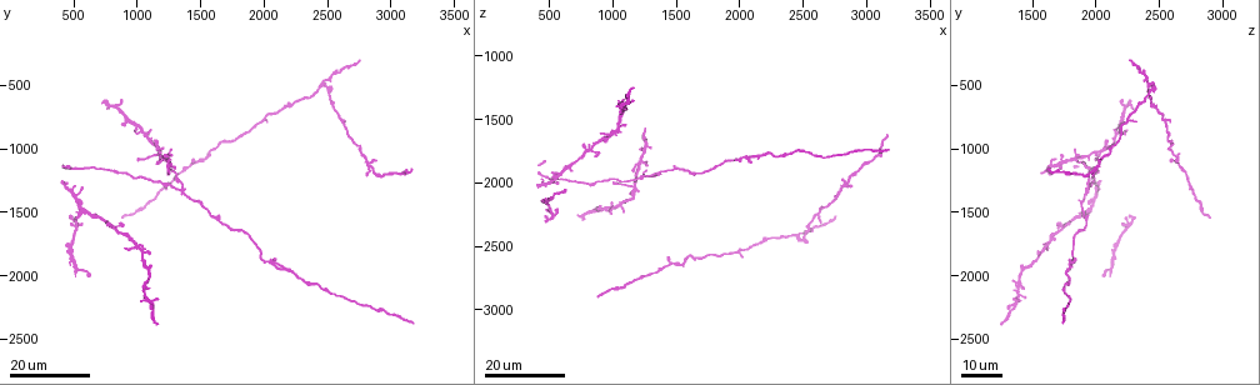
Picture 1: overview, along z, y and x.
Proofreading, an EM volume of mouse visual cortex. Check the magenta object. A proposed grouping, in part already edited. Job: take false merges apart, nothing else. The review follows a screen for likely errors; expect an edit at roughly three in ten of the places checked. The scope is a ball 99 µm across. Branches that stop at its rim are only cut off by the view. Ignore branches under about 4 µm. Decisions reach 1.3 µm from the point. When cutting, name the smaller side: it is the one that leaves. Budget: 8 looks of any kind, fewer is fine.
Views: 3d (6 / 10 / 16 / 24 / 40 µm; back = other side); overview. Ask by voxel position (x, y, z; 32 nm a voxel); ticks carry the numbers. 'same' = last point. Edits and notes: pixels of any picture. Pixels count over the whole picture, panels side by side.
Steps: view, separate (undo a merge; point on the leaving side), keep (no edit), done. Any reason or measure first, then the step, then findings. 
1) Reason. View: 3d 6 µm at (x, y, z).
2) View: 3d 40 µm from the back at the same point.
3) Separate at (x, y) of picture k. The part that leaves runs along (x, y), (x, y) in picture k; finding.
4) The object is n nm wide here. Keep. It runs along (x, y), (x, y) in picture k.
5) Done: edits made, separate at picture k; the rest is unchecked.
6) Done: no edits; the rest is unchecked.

Calibre changes. View: 3d 24 µm at (2020, 1880, 1800).

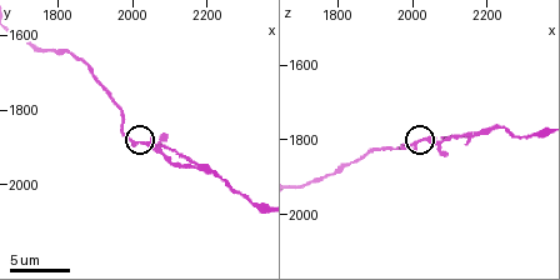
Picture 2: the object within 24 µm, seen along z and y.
View: 3d 6 µm at (2010, 1880, 1810).

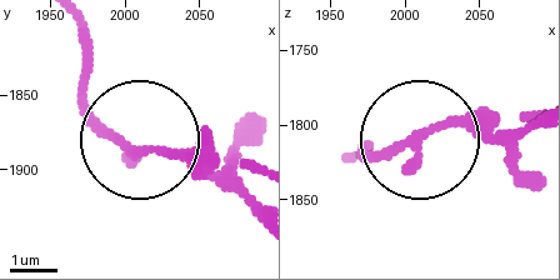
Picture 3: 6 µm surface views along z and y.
3 arms meet here. Keep. It runs along (79, 26), (86, 98), (119, 134), (214, 161), (246, 189) in picture 3; continuous, no second neuron.

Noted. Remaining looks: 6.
Four arms meet. View: 3d 16 µm at (1340, 1300, 1940).

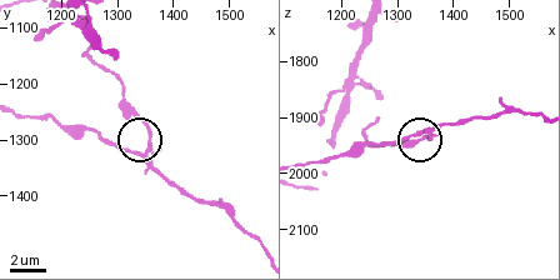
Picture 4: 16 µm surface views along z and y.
View: 3d 6 µm at (1345, 1330, 1925).

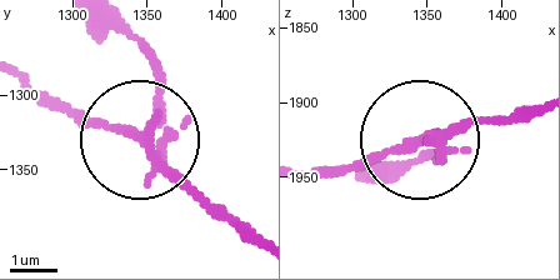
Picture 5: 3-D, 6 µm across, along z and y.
The object is 210 nm wide here. Separate at (159, 91) of picture 5. The part that leaves runs along (156, 163), (156, 71), (133, 23) in picture 5; two neurons meet here.

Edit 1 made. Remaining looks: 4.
View: overview.

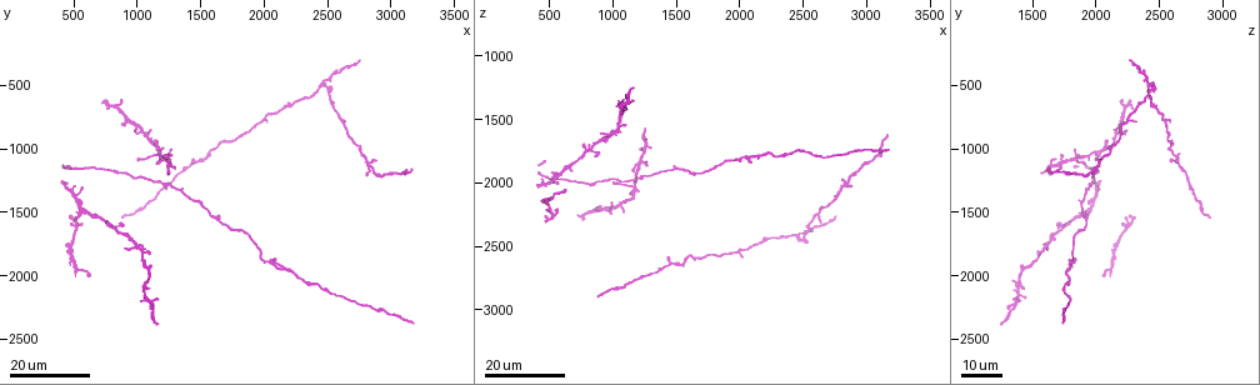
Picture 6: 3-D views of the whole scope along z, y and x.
View: 3d 24 µm at (1240, 1140, 1640).

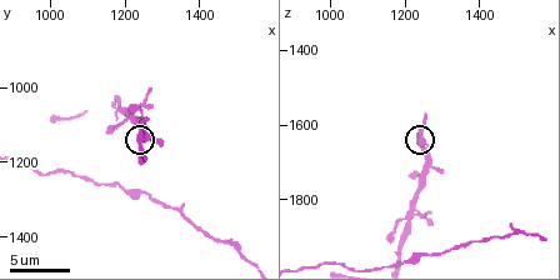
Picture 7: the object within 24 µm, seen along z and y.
View: 3d 10 µm at the same point.

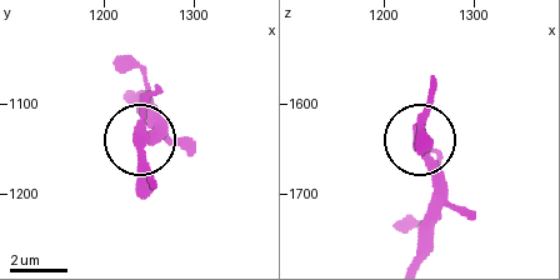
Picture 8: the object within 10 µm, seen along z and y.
The object is 320 nm wide here. Keep. All the same neuron.

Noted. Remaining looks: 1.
Done: edits made, separate at picture 5; the rest is unchecked.

